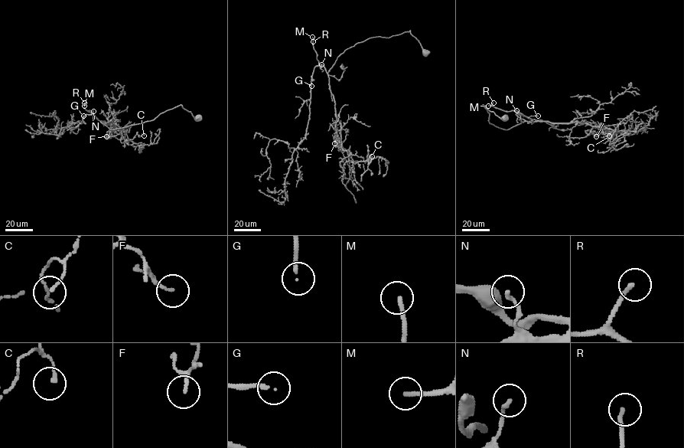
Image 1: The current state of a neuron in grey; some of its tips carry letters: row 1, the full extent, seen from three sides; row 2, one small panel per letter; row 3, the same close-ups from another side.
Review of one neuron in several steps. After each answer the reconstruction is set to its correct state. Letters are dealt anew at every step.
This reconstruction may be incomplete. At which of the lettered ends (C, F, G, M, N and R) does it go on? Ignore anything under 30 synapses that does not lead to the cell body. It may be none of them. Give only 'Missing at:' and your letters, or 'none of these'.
Missing at: G, M, R

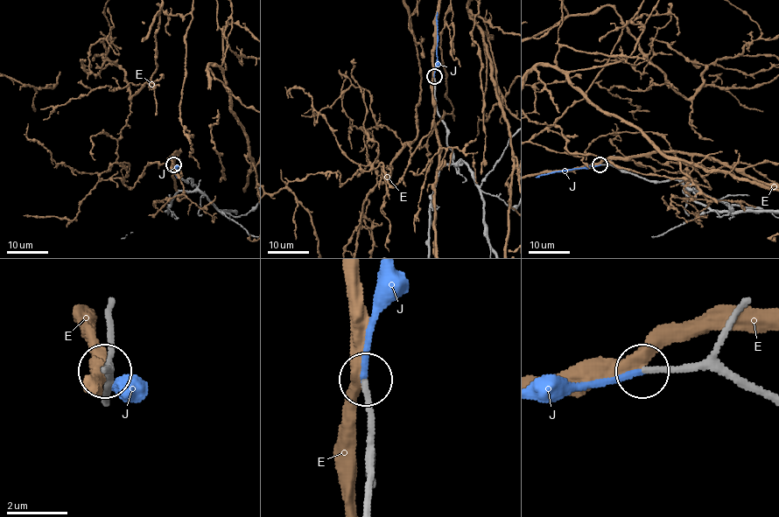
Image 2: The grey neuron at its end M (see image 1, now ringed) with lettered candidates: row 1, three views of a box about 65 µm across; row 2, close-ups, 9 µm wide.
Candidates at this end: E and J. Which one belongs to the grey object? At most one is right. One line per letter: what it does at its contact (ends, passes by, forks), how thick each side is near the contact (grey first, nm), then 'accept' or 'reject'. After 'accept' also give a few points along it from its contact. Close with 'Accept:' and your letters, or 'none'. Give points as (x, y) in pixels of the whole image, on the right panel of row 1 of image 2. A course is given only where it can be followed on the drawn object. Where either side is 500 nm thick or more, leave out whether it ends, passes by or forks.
E: it passes by; 220 nm thick on the grey side, 440 nm on the other; reject
J: it ends there; 220 nm thick on the grey side, 200 nm on the other; accept; it runs (600, 164), (552, 171), (536, 178)
Accept: J

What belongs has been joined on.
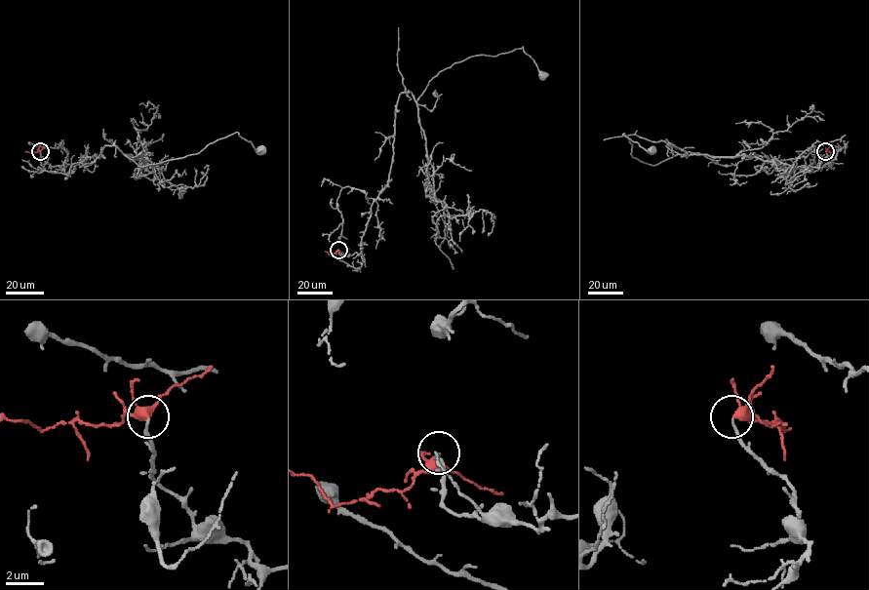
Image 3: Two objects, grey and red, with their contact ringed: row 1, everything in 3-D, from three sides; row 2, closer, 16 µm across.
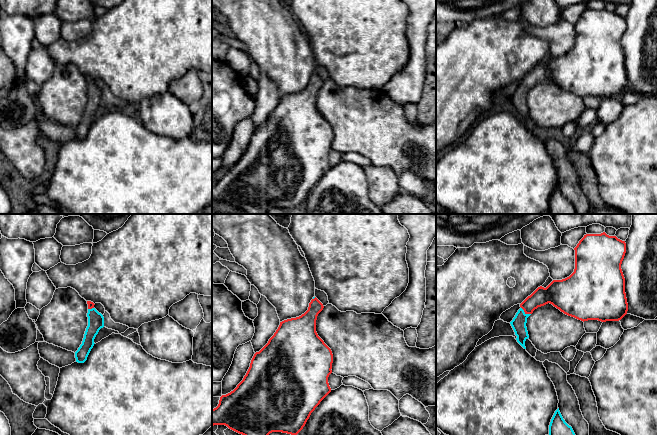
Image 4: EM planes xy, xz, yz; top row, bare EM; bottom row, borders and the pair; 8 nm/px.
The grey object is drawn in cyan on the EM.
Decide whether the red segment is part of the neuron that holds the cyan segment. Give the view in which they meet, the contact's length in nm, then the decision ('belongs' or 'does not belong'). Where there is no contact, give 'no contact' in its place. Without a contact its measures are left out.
meets cyan in yz; contact 100 nm long; belongs

